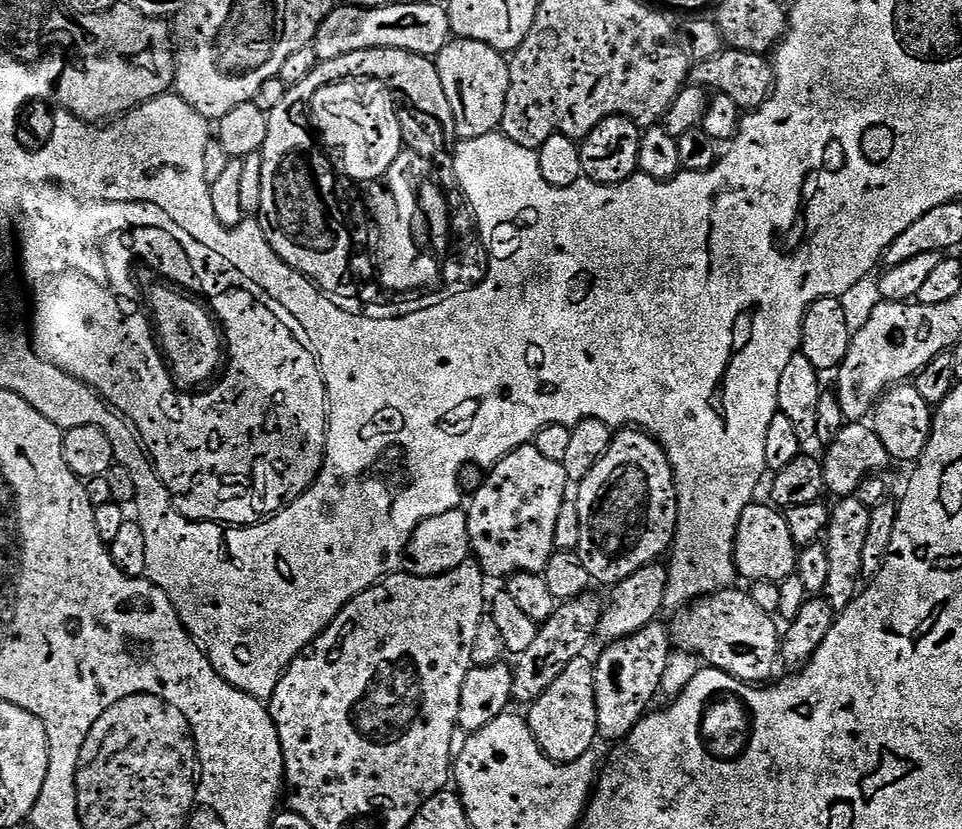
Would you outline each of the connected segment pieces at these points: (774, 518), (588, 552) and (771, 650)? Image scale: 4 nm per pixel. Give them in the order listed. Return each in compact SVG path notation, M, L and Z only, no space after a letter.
M753 502L742 510L740 521L736 527L736 545L732 551L736 559L736 571L745 581L774 580L782 581L787 576L796 575L796 558L798 546L794 542L794 534L790 534L788 517L781 509L771 503Z
M635 426L619 429L613 435L609 449L578 484L575 492L578 518L581 519L581 542L578 551L586 570L590 570L597 585L618 585L646 565L657 563L661 559L660 555L663 552L665 555L671 549L678 522L676 478L672 475L672 464L668 461L668 455L656 437L649 436Z
M733 586L709 592L693 600L677 616L680 617L672 628L680 635L680 644L684 647L681 649L695 654L707 667L722 670L743 684L757 686L767 685L777 675L782 632L776 629L774 617L754 603L751 591L744 589L743 592L740 586Z

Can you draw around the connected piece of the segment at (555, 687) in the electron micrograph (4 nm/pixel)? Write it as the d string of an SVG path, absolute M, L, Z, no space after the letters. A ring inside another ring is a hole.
M587 655L570 662L550 687L531 703L526 719L539 746L555 763L574 762L599 735L596 704L596 666Z

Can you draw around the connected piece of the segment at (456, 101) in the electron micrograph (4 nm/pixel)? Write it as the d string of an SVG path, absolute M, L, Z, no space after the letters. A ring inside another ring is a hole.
M453 38L434 58L438 74L442 78L442 88L446 90L446 98L450 98L450 106L456 119L456 135L460 140L482 138L486 134L497 131L504 123L506 98L510 90L509 61L501 53L490 46L473 40Z

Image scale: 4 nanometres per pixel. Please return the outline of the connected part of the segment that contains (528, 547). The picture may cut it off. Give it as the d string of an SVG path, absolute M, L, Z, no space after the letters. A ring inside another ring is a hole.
M531 443L506 454L485 476L488 477L484 485L473 494L472 505L466 508L472 556L488 578L507 578L519 572L543 573L548 559L557 551L554 532L558 514L570 492L566 470Z

